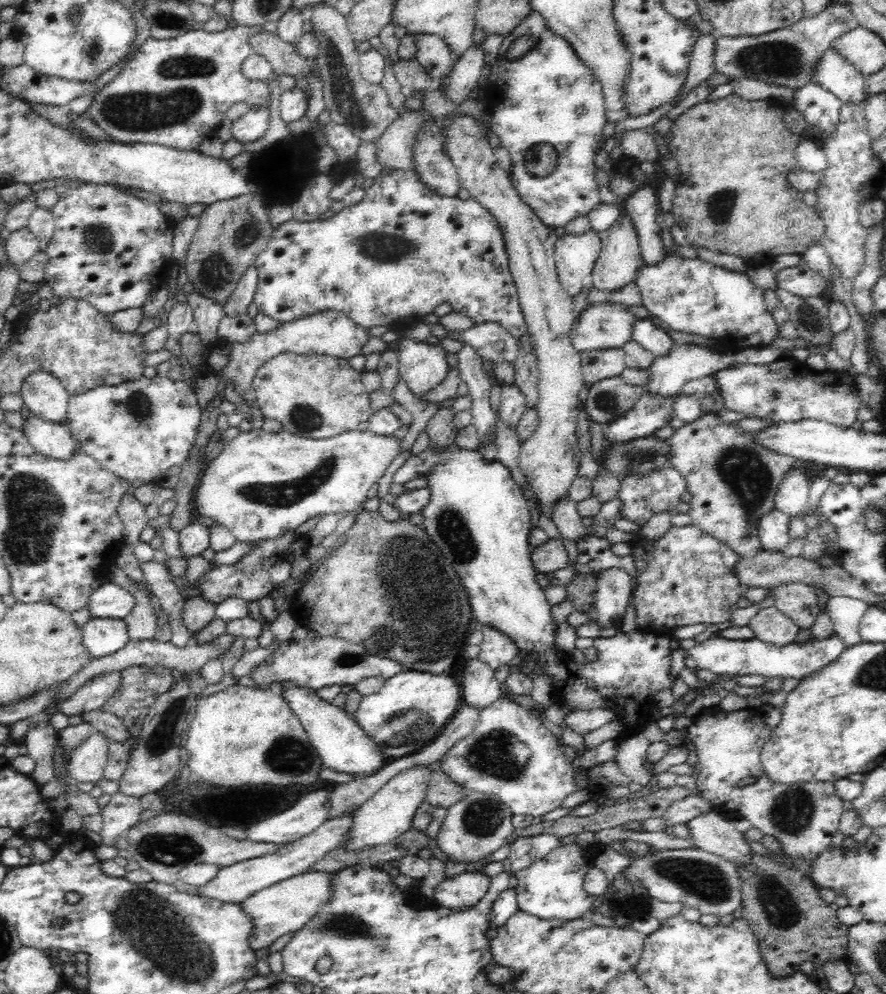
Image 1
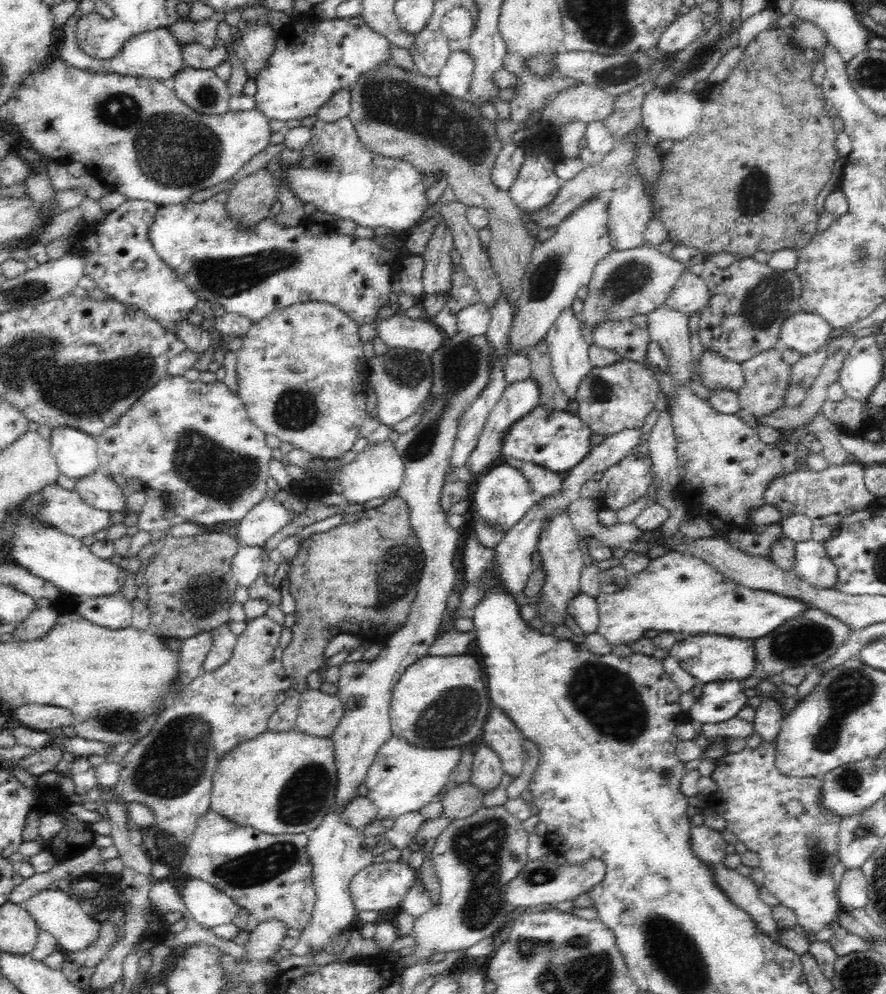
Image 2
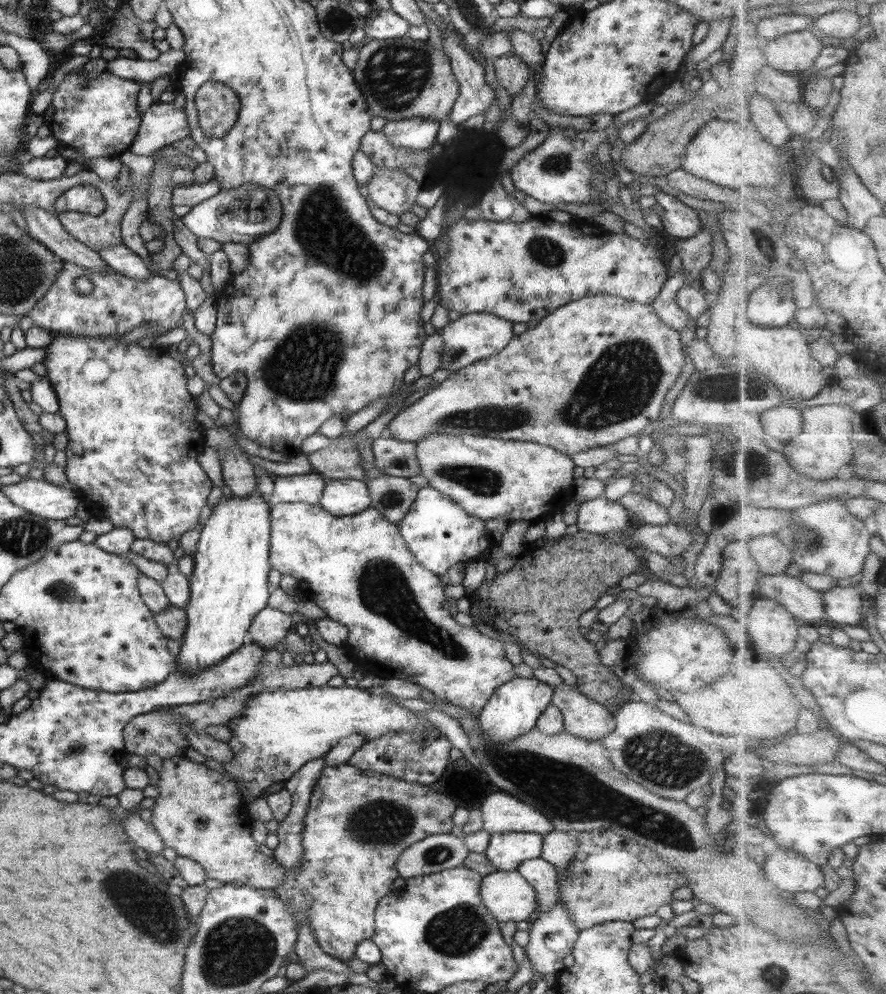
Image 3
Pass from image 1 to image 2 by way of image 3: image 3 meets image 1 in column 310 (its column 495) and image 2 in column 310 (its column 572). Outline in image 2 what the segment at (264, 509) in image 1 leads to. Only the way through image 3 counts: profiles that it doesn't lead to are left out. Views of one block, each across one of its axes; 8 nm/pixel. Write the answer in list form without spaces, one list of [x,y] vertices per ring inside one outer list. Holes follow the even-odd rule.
[[[390,440],[377,445],[368,444],[363,452],[356,454],[353,461],[335,470],[336,466],[340,464],[339,460],[340,458],[314,457],[314,460],[304,464],[304,468],[309,469],[309,475],[305,478],[308,481],[308,486],[300,486],[296,493],[300,494],[304,501],[318,500],[318,496],[328,492],[328,488],[340,486],[347,500],[352,503],[365,503],[372,498],[380,498],[381,496],[390,498],[404,482],[403,458],[397,453],[395,445]]]

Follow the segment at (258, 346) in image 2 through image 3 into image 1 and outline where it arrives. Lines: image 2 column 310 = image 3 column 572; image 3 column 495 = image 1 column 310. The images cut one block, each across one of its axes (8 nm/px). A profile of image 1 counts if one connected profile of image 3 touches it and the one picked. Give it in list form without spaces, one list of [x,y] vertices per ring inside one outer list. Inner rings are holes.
[[[278,354],[268,362],[262,362],[256,370],[253,383],[254,396],[263,419],[272,419],[282,423],[283,430],[304,438],[325,439],[337,434],[356,430],[360,422],[369,420],[370,392],[363,386],[360,370],[353,369],[349,359],[328,356],[326,354]]]

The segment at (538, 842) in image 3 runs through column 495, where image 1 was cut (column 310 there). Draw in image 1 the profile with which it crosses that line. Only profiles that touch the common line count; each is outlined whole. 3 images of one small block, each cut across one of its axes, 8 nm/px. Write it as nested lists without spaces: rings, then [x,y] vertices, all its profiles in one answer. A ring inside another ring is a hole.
[[[338,814],[338,818],[326,820],[312,834],[291,843],[284,843],[282,848],[270,854],[219,868],[216,876],[209,883],[197,888],[197,894],[228,904],[241,904],[246,898],[263,888],[305,873],[314,863],[324,858],[326,853],[340,847],[342,840],[346,838],[346,834],[353,826],[353,816],[354,814]]]

